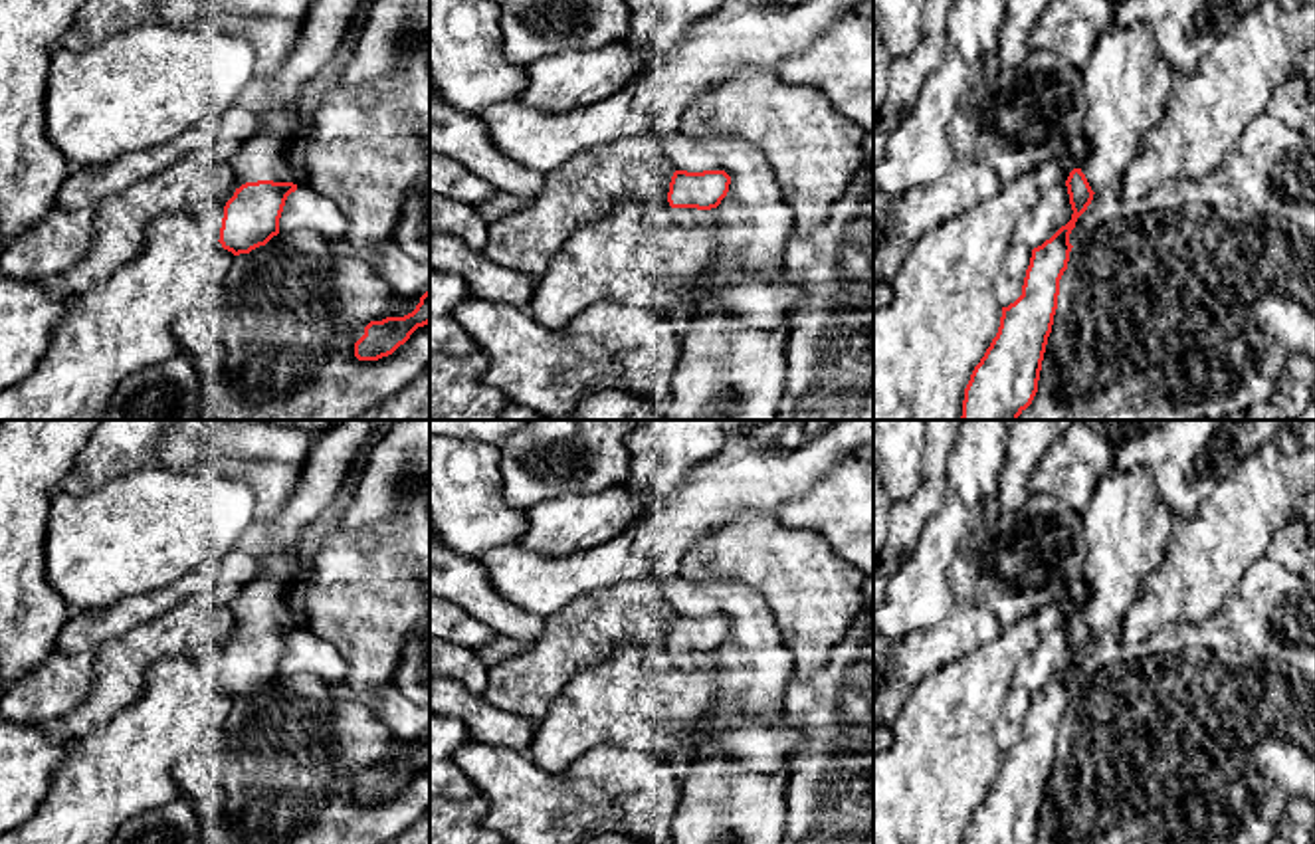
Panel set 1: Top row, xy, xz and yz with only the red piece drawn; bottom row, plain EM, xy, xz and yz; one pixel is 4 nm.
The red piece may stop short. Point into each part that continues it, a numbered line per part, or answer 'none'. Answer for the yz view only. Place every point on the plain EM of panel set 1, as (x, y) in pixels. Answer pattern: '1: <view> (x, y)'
1: yz (1125, 527)

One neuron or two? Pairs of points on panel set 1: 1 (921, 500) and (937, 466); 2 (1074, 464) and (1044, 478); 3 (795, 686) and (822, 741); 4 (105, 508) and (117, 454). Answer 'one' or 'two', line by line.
1: one
2: one
3: one
4: two

